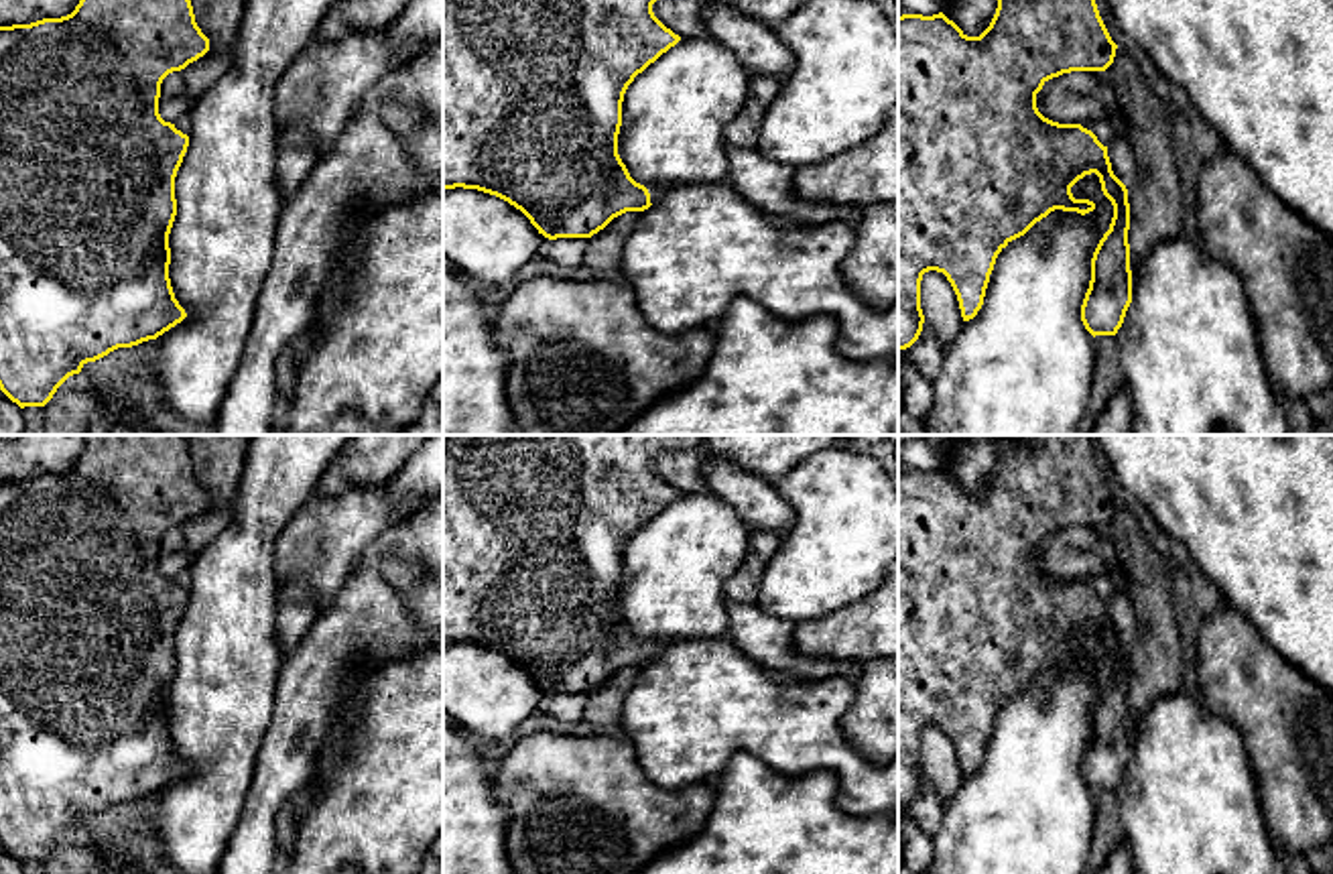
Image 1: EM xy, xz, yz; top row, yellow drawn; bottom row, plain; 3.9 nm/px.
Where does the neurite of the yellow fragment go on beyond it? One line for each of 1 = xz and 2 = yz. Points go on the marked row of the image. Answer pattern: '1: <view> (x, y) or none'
1: xz (657, 192)
2: none

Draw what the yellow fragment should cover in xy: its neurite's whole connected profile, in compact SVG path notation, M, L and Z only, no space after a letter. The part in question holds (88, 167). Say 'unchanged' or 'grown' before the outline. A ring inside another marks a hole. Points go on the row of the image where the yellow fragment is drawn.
unchanged; M79 0L67 16L0 26L0 390L20 409L45 407L87 362L156 339L187 317L169 278L169 234L177 215L175 177L189 136L161 118L158 98L169 73L185 69L207 51L209 39L195 22L191 0Z

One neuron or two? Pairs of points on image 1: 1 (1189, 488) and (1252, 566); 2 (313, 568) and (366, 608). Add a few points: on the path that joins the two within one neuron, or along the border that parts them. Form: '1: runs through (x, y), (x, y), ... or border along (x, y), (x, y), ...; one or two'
1: runs through (1208, 507), (1248, 547); one
2: border along (366, 547), (346, 586), (322, 612); two

